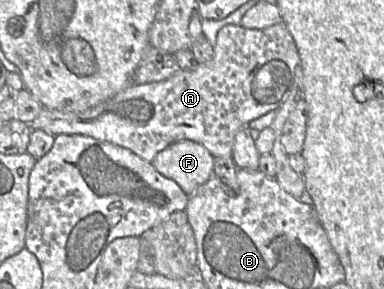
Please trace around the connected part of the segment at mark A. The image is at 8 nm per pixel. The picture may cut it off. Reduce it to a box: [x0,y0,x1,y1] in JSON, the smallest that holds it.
[31,21,300,162]

